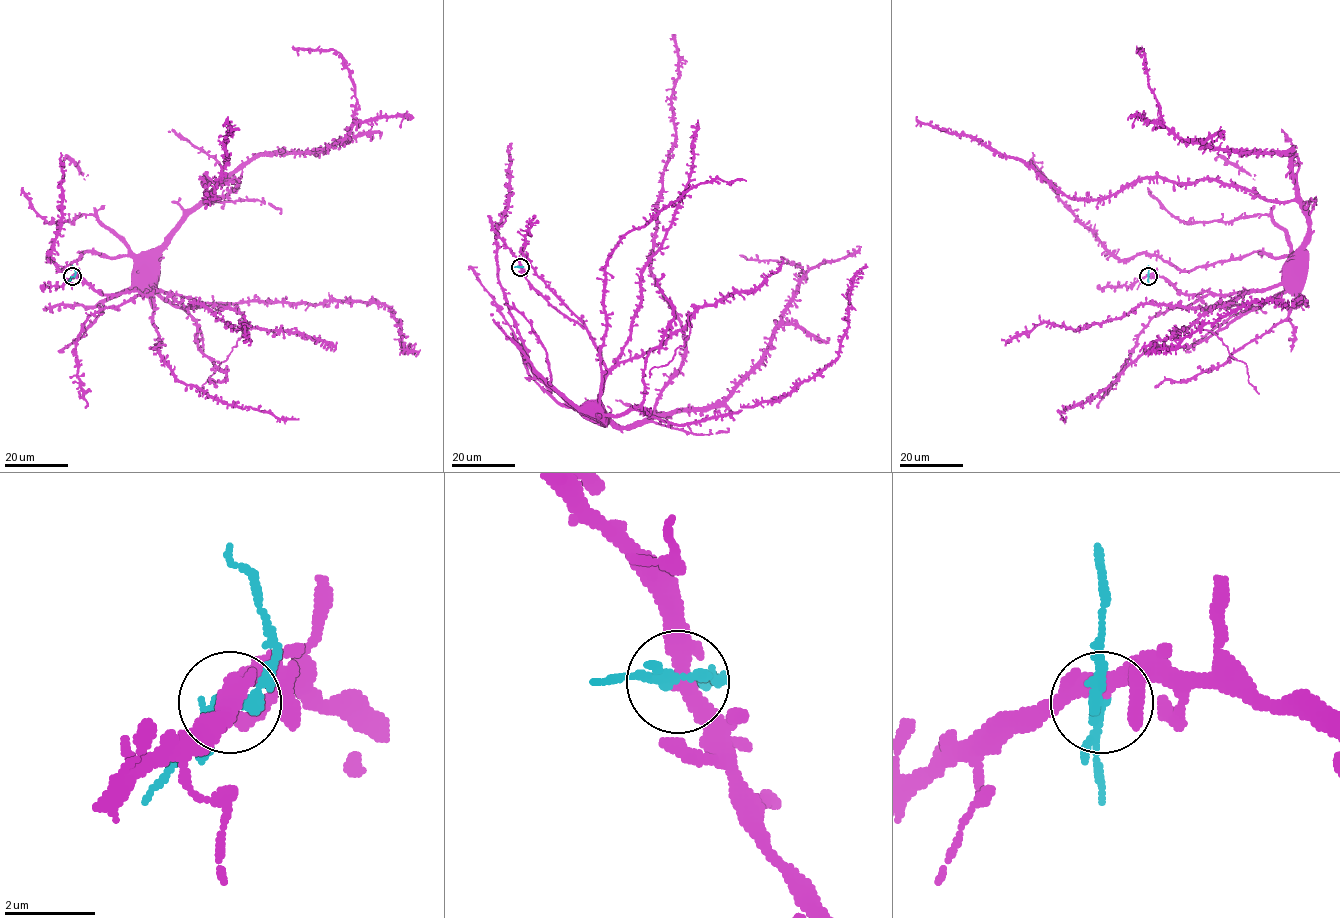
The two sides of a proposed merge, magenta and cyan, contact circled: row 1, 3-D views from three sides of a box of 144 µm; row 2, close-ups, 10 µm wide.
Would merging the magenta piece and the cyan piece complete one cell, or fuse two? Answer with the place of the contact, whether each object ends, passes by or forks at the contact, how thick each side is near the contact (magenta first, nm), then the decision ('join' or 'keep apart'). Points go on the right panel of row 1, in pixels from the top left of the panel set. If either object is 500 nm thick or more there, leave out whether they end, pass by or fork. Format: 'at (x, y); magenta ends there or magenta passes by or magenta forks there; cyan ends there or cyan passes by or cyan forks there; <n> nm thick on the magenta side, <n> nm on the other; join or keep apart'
at (1148, 276); magenta passes by; cyan passes by; 400 nm thick on the magenta side, 240 nm on the other; keep apart

